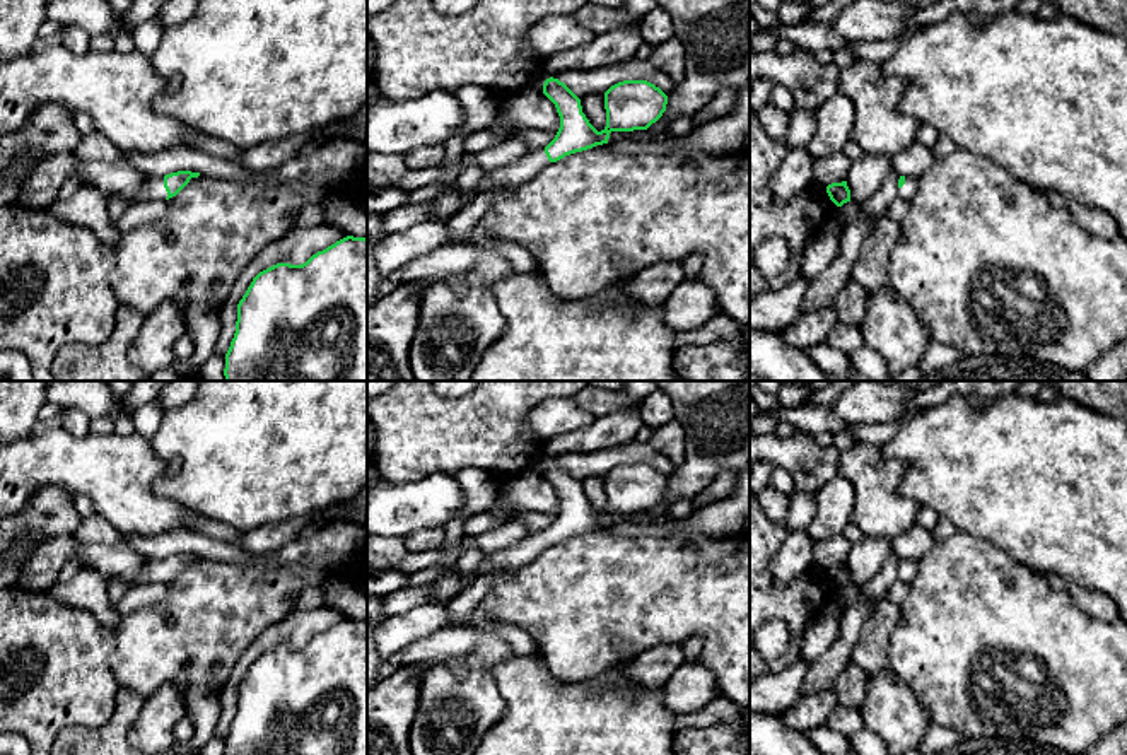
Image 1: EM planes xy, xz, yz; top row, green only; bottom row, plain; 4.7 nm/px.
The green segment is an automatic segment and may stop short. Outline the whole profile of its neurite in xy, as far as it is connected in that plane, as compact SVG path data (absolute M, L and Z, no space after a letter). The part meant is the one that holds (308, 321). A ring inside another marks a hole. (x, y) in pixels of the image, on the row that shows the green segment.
M347 236L302 265L260 272L237 304L225 381L367 381L367 239Z

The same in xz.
M553 77L546 79L543 84L543 94L555 104L557 113L560 116L560 128L555 138L545 149L528 150L516 162L485 173L483 178L470 190L461 188L458 181L446 183L444 193L430 202L435 220L453 217L468 203L471 203L473 198L482 191L495 190L505 184L519 186L533 179L550 162L557 162L565 155L608 143L611 132L647 130L663 116L668 104L668 96L647 80L618 82L604 92L606 126L601 132L598 132L582 113L581 99L564 82Z

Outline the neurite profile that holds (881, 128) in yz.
M869 60L840 68L838 91L855 108L850 140L864 154L895 157L915 143L920 123L900 111L908 85L908 79L885 75L881 65Z

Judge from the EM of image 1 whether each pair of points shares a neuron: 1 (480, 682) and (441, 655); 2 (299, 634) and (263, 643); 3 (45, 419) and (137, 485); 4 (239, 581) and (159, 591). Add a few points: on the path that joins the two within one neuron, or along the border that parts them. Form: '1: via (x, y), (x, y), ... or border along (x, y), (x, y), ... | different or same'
1: via (478, 670), (460, 653), (453, 653) | same
2: via (291, 634), (272, 637) | same
3: border along (57, 422), (40, 427) | different
4: border along (169, 585), (169, 590), (159, 600), (134, 610) | different

